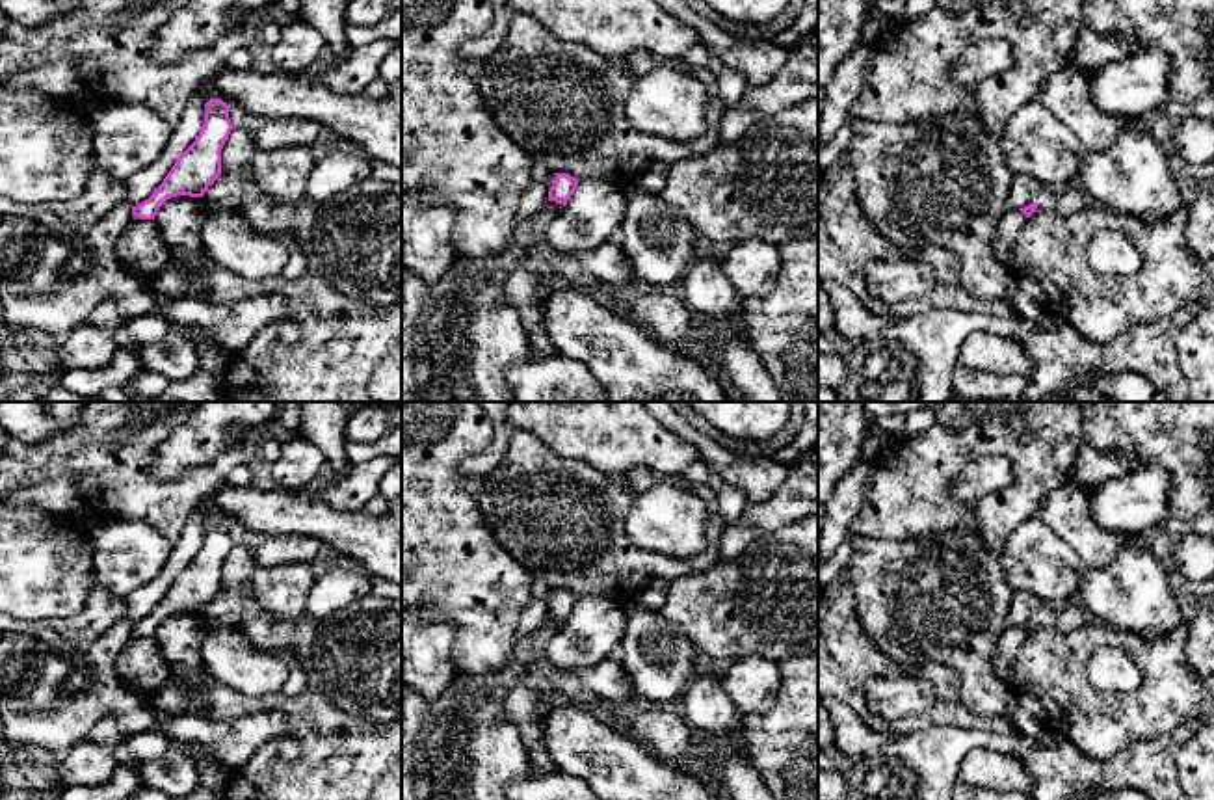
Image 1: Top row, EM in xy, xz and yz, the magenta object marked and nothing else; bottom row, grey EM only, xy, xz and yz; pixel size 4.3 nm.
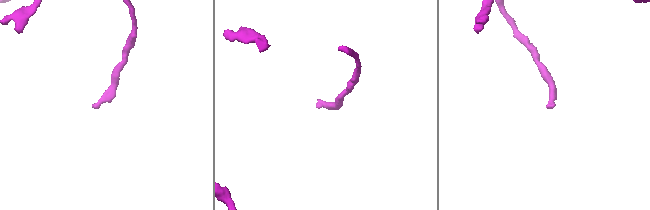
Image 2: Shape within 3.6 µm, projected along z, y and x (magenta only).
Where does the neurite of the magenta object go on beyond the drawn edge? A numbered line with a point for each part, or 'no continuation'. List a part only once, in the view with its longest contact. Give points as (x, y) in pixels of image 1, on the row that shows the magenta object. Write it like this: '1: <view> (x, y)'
no continuation

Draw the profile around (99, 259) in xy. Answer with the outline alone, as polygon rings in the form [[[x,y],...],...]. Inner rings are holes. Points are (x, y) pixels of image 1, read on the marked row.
[[[123,201],[80,233],[80,266],[65,273],[50,292],[32,294],[20,285],[6,288],[4,322],[33,327],[63,340],[108,298],[117,301],[126,318],[149,313],[156,294],[149,283],[132,279],[115,255],[117,238],[130,218],[132,207]]]

